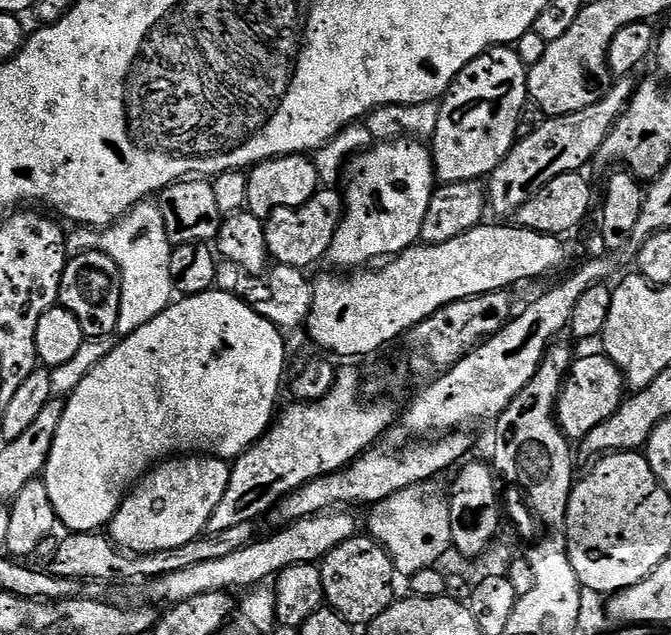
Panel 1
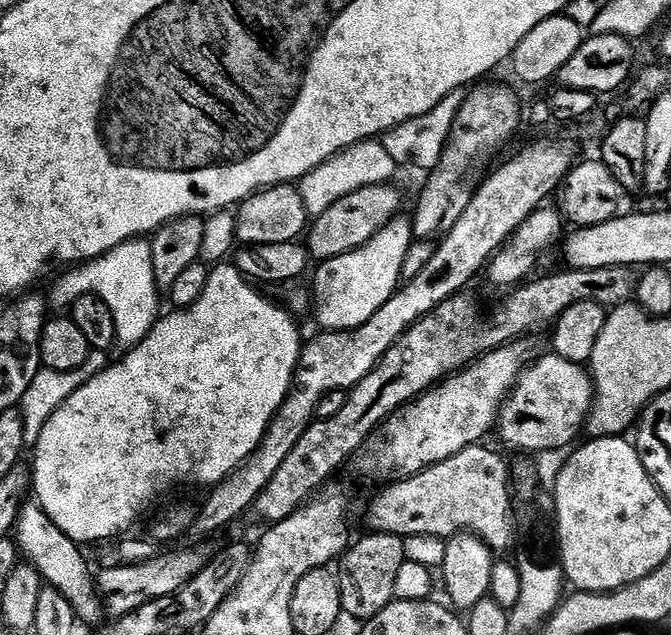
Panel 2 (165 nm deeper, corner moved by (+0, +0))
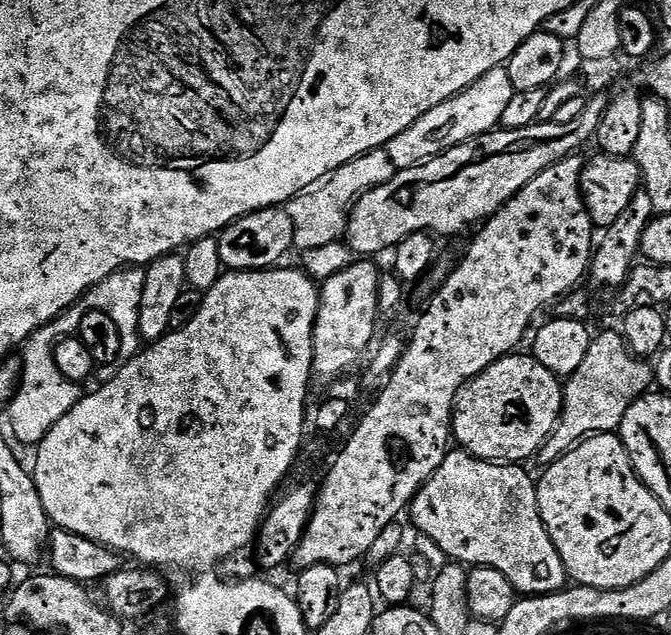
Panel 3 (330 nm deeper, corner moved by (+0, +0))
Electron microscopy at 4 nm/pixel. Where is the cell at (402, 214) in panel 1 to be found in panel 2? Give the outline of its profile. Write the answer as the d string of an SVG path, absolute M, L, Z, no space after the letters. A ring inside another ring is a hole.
M397 218L378 230L378 234L362 247L323 261L310 283L319 327L329 332L349 332L351 328L370 322L370 318L374 318L374 314L378 314L401 287L402 262L406 262L413 239L411 219Z

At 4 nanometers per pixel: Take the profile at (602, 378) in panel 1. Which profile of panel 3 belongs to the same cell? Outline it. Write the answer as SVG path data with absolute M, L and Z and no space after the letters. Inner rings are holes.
M520 355L504 356L494 362L485 372L475 376L456 400L452 413L452 435L455 443L480 460L528 462L524 460L531 456L533 459L539 453L541 446L552 437L552 431L560 422L560 413L564 410L564 384L561 377L555 376L535 356Z

